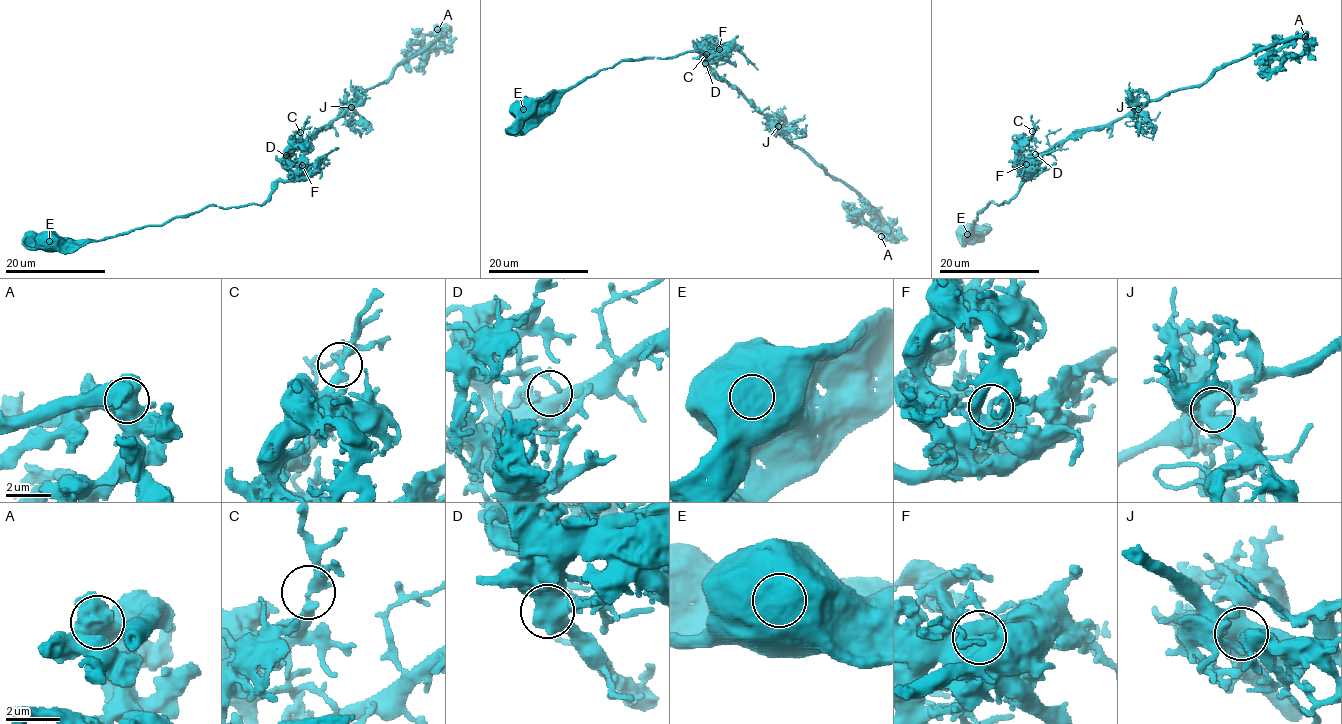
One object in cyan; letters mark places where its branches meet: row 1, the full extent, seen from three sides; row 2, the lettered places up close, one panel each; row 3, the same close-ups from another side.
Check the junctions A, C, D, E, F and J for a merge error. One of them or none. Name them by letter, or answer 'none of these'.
none of these

